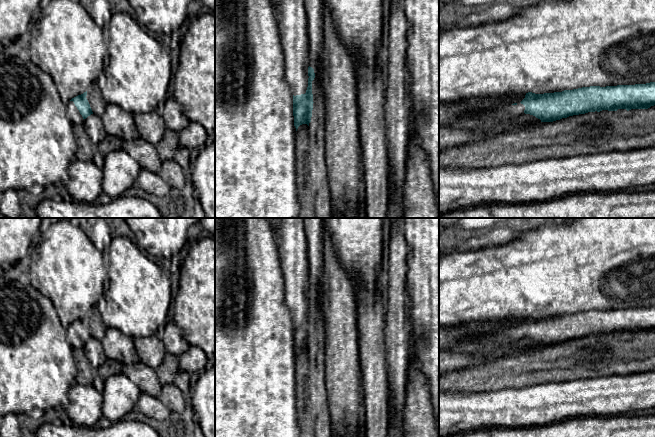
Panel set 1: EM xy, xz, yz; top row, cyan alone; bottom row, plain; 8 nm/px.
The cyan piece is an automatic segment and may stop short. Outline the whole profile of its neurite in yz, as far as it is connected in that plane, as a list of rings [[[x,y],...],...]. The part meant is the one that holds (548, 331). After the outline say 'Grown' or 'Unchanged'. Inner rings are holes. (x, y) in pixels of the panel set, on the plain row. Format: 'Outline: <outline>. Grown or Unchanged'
Outline: [[[655,306],[590,310],[544,318],[528,316],[520,327],[491,335],[465,337],[447,350],[463,354],[485,354],[497,350],[522,351],[588,336],[648,333],[654,329]]]. Grown

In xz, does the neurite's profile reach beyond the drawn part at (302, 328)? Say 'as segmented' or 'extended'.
extended

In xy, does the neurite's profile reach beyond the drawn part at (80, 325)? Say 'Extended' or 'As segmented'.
Extended

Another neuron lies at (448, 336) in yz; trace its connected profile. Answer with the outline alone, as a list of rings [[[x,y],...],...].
[[[511,316],[489,321],[472,321],[454,327],[439,327],[439,351],[448,349],[465,337],[480,337],[520,327],[526,317]]]

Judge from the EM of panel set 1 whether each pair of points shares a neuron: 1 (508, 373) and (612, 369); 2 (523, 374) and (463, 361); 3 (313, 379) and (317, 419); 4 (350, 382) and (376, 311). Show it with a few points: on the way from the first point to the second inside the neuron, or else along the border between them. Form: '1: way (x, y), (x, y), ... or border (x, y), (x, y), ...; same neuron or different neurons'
1: way (534, 371), (586, 370); same neuron
2: border (501, 357), (456, 370); different neurons
3: way (317, 389), (317, 409); same neuron
4: border (357, 335), (358, 365), (361, 381); different neurons

